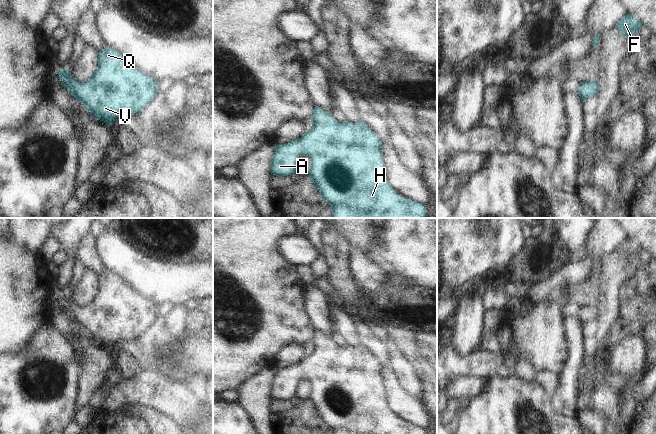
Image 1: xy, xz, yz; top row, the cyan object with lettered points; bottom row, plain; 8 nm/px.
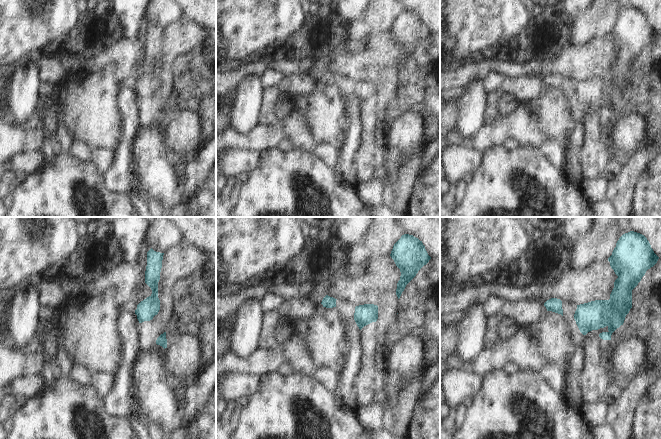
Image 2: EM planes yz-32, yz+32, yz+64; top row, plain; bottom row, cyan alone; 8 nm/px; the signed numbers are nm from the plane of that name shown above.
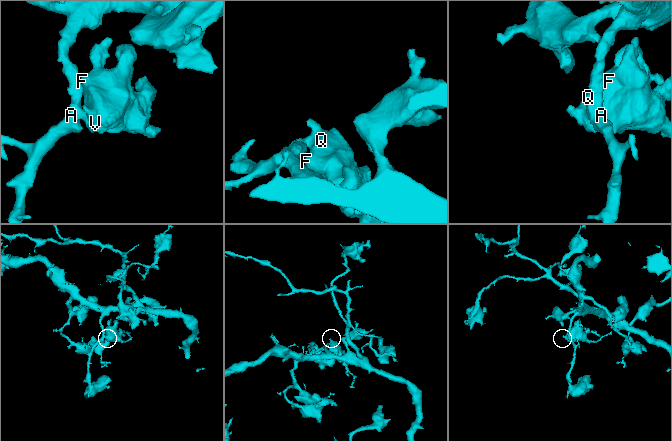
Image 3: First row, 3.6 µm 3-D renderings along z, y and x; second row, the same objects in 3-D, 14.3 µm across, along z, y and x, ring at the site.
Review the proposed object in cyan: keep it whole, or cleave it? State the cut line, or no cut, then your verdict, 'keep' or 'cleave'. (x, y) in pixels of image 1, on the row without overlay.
no cut; keep

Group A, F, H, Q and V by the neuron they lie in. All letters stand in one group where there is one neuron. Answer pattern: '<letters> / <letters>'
A F H Q V

